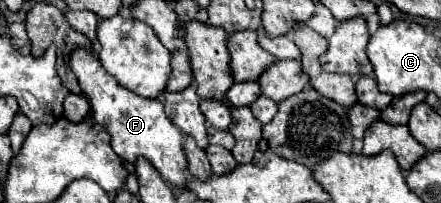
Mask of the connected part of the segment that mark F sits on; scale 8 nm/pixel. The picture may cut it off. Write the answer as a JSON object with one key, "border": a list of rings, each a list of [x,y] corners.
{"border":[[[75,47],[71,53],[71,69],[79,79],[79,85],[85,93],[85,97],[91,101],[91,117],[95,123],[99,123],[103,129],[111,135],[111,147],[113,151],[125,159],[135,161],[139,155],[149,159],[151,165],[161,173],[165,181],[177,187],[187,185],[187,159],[183,151],[183,133],[179,127],[171,125],[167,113],[163,111],[163,103],[159,99],[147,99],[131,93],[129,89],[123,89],[115,77],[111,77],[99,57],[85,47]]]}

